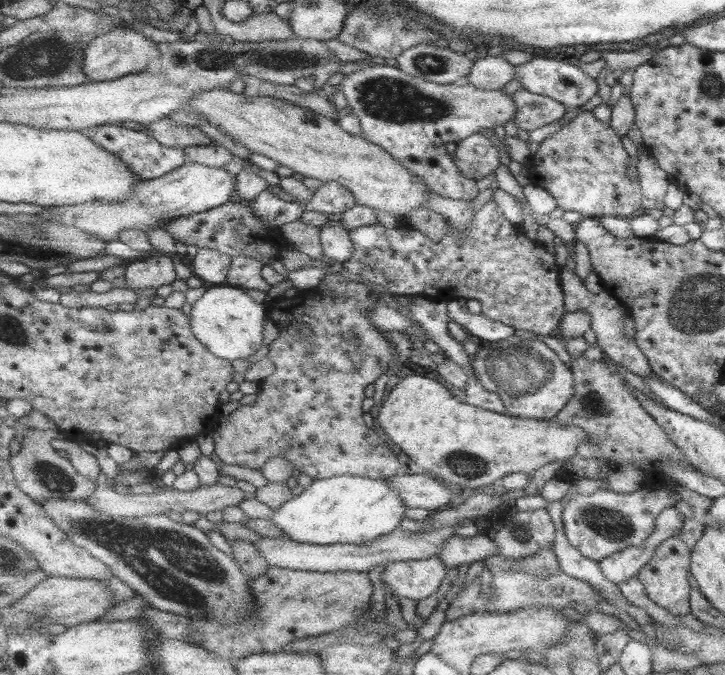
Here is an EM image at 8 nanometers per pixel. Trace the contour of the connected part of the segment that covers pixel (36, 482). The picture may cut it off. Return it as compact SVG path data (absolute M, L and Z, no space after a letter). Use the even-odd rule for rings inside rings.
M59 428L36 430L36 432L30 432L30 436L23 438L23 447L19 453L10 458L19 487L39 502L58 497L86 501L93 492L96 492L98 484L85 477L69 457L66 458L58 453L58 450L52 446L52 441L58 438L64 438Z

